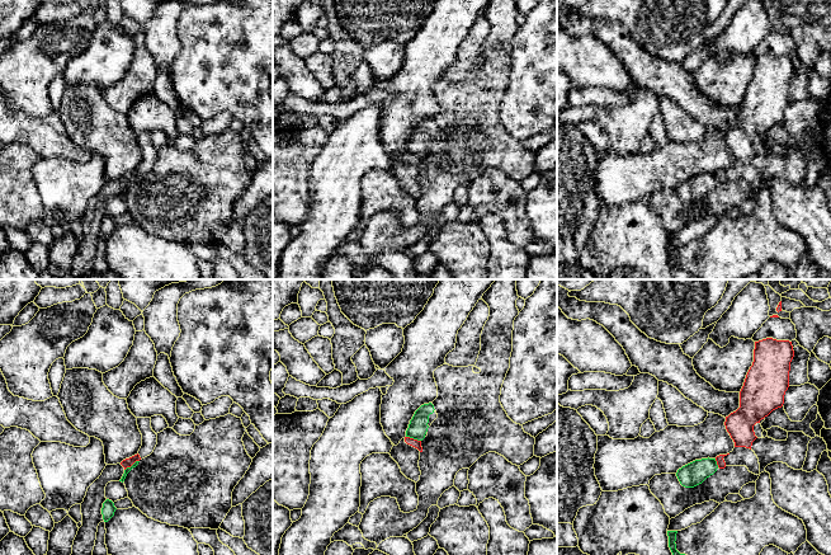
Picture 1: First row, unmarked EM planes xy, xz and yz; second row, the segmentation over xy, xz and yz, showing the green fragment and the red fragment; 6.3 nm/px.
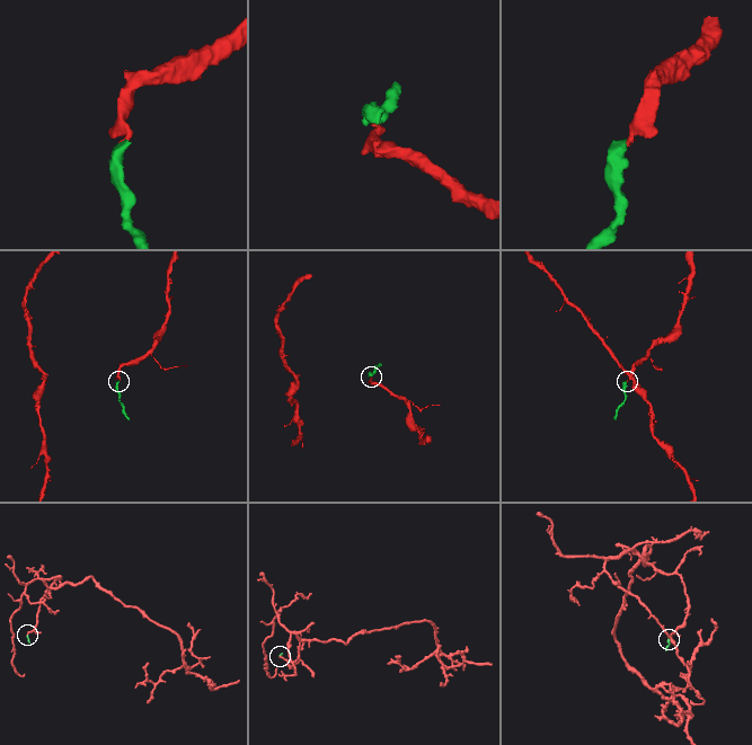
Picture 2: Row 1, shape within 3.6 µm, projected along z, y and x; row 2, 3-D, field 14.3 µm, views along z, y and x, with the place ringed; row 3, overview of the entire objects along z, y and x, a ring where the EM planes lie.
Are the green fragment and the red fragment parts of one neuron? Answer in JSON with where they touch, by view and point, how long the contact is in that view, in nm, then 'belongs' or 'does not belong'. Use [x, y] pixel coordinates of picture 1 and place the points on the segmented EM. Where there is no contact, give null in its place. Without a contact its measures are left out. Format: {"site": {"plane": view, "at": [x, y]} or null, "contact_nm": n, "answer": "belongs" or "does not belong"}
{"site": {"plane": "xy", "at": [132, 465]}, "contact_nm": 120, "answer": "does not belong"}

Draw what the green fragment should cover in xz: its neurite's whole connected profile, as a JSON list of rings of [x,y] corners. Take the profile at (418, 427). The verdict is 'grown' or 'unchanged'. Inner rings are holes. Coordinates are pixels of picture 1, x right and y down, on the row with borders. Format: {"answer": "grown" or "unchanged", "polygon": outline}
{"answer": "grown", "polygon": [[[431,403],[421,405],[410,420],[406,437],[422,441],[428,436],[428,428],[438,418]]]}

